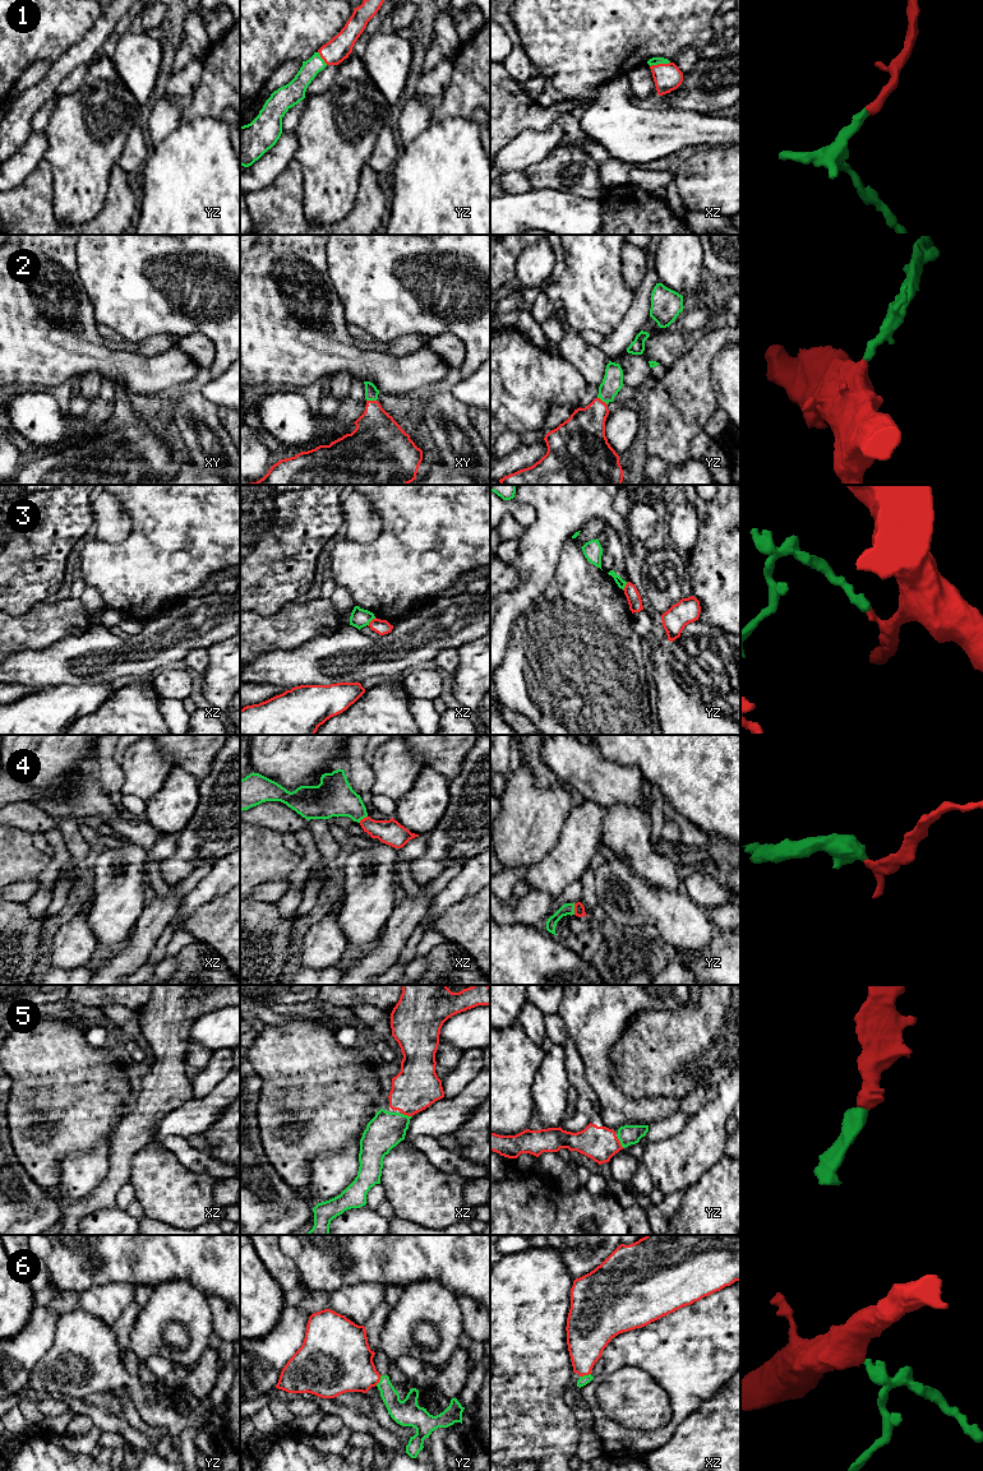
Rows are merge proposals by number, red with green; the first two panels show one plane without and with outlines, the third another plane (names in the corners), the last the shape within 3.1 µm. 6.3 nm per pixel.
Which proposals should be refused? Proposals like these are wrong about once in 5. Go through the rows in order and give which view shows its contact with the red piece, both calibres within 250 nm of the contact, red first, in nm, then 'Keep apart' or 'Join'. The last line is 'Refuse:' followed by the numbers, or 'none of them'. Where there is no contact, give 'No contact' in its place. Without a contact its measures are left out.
1: Touches red in xz. Thickness 170 nm (red) against 50 nm. Join
2: Touches red in xy. Thickness 320 nm (red) against 80 nm. Join
3: Touches red in xz. Thickness 100 nm (red) against 120 nm. Keep apart
4: Touches red in yz. Thickness 60 nm (red) against 80 nm. Join
5: Touches red in xz. Thickness 280 nm (red) against 220 nm. Join
6: Touches red in xz. Thickness 280 nm (red) against 60 nm. Join
Refuse: 3

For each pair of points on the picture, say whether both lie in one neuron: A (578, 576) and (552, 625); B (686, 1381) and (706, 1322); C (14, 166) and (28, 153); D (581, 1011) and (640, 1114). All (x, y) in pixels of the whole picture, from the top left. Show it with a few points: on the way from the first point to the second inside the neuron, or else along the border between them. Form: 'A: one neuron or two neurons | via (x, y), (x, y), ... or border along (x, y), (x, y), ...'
A: one neuron | via (578, 588), (578, 598), (564, 613)
B: one neuron | via (687, 1367), (687, 1356), (705, 1336)
C: one neuron | via (18, 163), (24, 157)
D: one neuron | via (594, 1039), (596, 1072), (601, 1085), (612, 1095)

